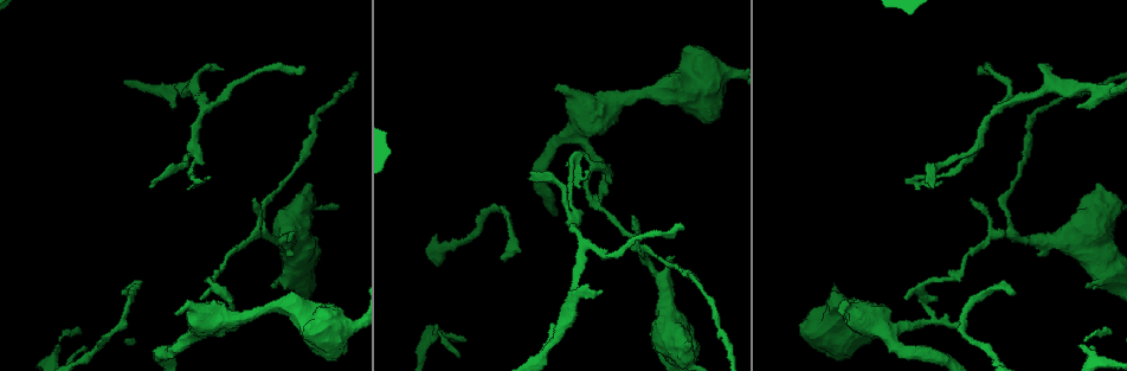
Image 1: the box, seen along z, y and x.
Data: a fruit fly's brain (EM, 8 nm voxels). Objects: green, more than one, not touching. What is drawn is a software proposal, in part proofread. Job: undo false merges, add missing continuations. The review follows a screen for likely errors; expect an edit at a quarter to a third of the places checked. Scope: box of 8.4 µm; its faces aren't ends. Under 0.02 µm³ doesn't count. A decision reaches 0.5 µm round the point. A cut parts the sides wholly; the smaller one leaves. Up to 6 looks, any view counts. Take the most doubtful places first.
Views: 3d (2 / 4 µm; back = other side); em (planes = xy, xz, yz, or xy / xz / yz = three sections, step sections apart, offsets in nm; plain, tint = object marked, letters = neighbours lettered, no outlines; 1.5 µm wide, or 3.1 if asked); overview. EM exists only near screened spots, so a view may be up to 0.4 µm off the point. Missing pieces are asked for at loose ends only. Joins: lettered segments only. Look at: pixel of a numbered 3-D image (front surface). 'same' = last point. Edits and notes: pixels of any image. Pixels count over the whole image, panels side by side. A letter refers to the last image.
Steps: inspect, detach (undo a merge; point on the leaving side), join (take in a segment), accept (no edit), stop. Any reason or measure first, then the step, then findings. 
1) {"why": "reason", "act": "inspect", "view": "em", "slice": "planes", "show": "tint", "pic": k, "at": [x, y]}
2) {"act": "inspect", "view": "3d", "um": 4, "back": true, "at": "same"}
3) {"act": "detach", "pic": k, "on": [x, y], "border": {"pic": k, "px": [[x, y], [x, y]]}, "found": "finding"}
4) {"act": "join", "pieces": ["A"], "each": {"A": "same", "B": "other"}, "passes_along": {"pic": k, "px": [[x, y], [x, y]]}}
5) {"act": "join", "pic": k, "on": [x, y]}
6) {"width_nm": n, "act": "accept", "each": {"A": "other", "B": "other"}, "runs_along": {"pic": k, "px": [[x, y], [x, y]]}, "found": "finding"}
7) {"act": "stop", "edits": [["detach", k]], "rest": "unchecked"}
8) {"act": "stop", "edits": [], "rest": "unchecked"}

{"act": "inspect", "view": "3d", "um": 4, "pic": 1, "at": [292, 234]}

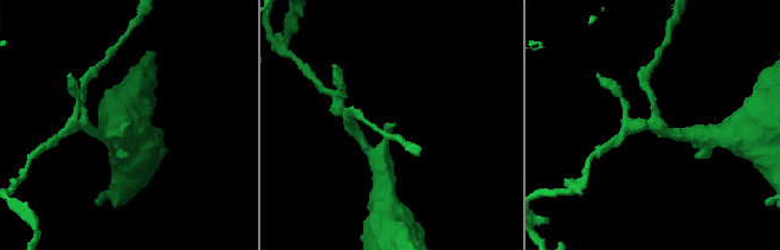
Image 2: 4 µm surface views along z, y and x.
{"why": "need the tissue", "act": "inspect", "view": "em", "slice": "xz", "step": 4, "show": "tint", "pic": 2, "at": [395, 124]}

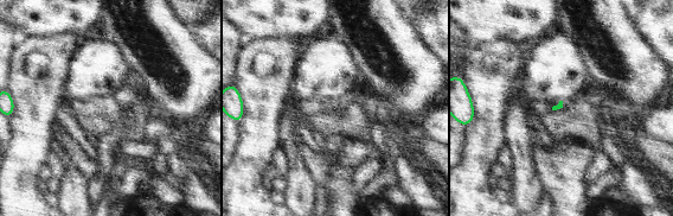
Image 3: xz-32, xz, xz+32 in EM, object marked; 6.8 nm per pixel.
{"act": "inspect", "view": "em", "slice": "planes", "show": "letters", "at": "same"}

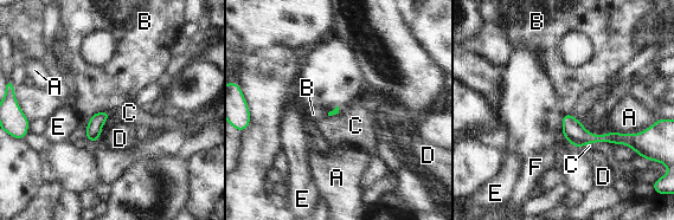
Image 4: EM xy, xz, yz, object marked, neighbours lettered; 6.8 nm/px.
{"act": "accept", "each": {"A": "other", "B": "other", "C": "other", "D": "other", "E": "other", "F": "other"}, "runs_along": {"pic": 4, "px": [[565, 117], [584, 137], [629, 138]]}, "found": "none of them fits"}

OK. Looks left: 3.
{"act": "inspect", "view": "em", "slice": "xy", "step": 8, "show": "letters", "pic": 1, "at": [983, 67]}

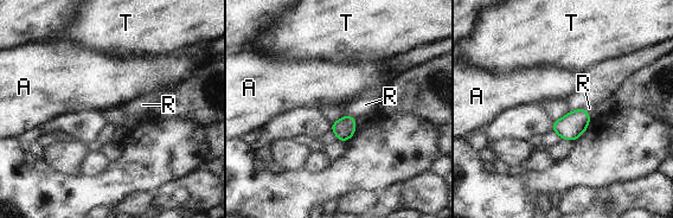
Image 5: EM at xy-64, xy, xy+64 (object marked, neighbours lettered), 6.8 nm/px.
{"act": "join", "pieces": ["R"], "each": {"A": "other", "R": "same", "T": "other"}, "passes_along": {"pic": 5, "px": [[345, 128], [351, 116], [365, 104]]}, "found": "the neuron continues"}

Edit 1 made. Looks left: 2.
{"act": "stop", "edits": [["join", 5]], "rest": "unchecked"}

